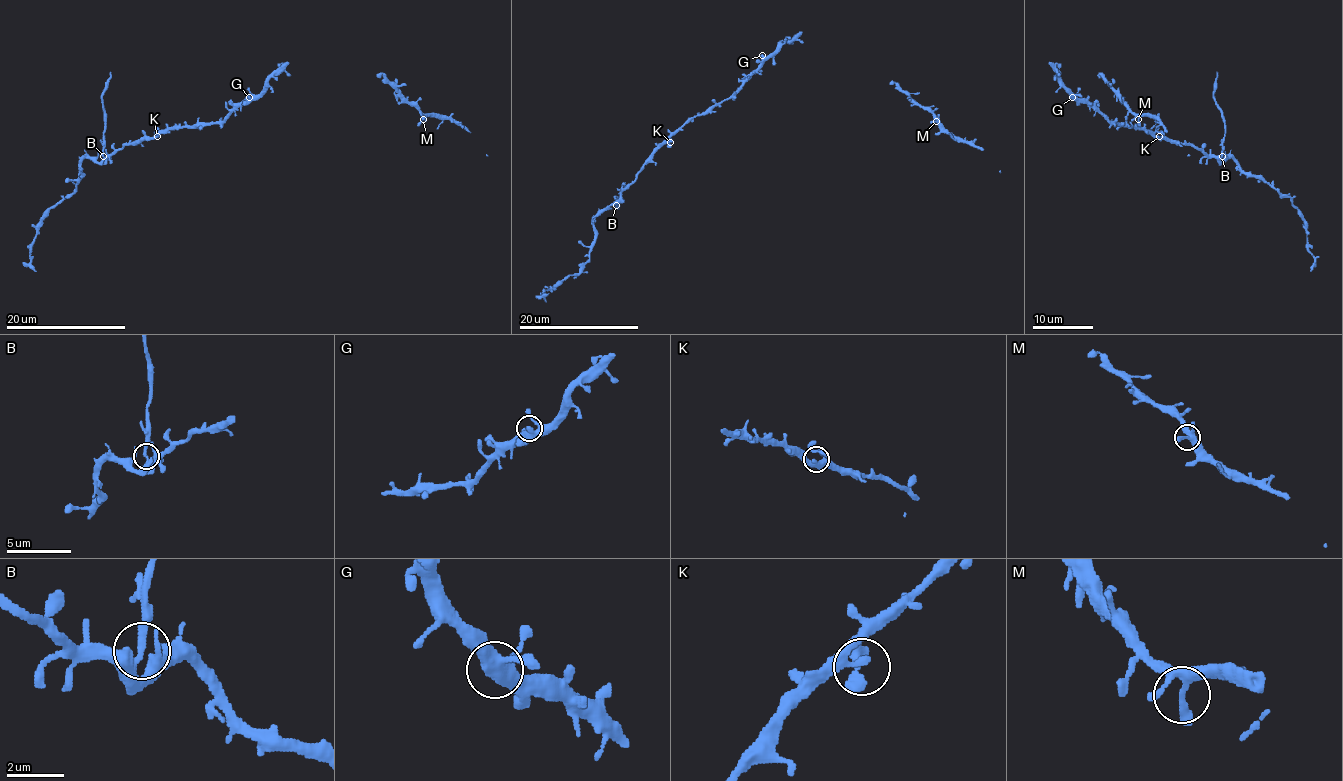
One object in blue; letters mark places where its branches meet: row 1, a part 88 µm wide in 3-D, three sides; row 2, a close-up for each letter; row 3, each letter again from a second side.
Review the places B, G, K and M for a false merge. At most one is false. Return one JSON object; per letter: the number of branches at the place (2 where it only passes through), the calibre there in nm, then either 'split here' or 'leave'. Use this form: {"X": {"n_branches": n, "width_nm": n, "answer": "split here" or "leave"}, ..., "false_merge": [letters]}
{"B": {"n_branches": 3, "width_nm": 240, "answer": "split here"}, "G": {"n_branches": 2, "width_nm": 280, "answer": "leave"}, "K": {"n_branches": 2, "width_nm": 260, "answer": "leave"}, "M": {"n_branches": 4, "width_nm": 240, "answer": "leave"}, "false_merge": ["B"]}

